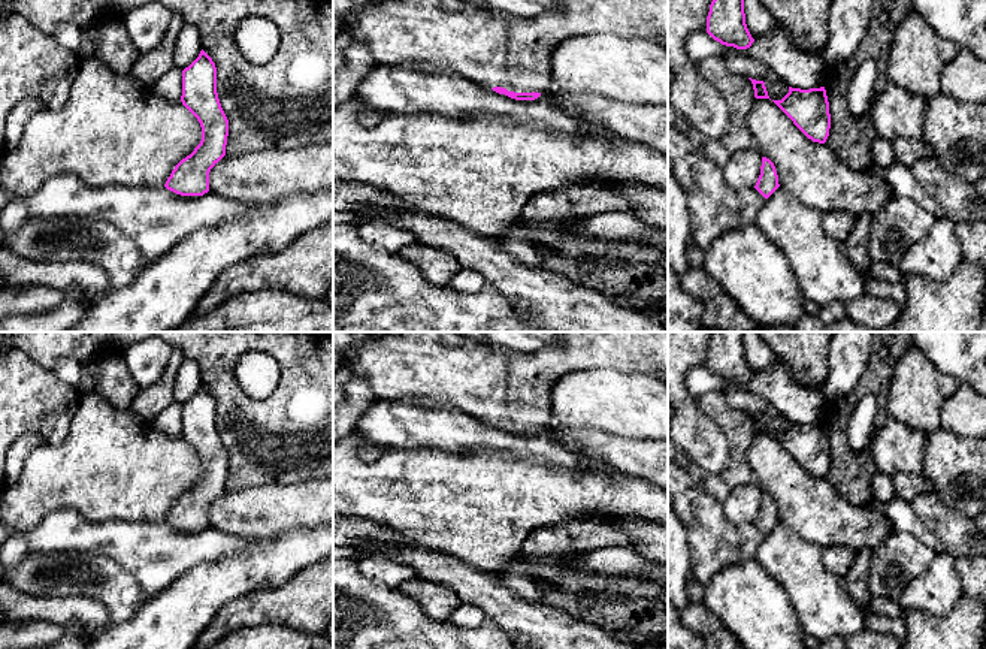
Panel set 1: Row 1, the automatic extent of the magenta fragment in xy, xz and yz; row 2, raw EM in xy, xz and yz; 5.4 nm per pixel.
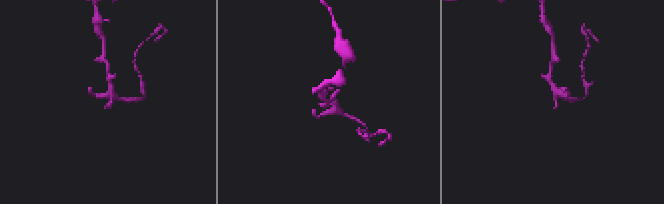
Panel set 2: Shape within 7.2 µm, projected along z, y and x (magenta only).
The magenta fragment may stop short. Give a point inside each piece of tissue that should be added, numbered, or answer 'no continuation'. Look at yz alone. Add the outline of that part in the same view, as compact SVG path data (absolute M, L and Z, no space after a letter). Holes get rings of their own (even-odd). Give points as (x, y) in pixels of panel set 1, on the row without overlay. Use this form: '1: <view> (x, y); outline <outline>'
1: yz (714, 543); outline M674 462L668 464L668 496L687 532L690 574L701 585L722 568L756 558L766 534L754 522L731 523L723 504Z

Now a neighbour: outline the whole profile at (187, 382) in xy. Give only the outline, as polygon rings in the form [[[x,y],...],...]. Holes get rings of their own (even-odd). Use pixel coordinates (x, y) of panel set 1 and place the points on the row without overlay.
[[[185,359],[172,384],[173,401],[184,405],[199,392],[200,386],[202,375],[197,362]]]

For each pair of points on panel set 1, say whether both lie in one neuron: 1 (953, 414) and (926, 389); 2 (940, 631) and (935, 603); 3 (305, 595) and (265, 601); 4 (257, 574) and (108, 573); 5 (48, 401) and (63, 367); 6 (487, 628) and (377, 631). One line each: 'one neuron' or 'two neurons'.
1: two neurons
2: two neurons
3: one neuron
4: two neurons
5: two neurons
6: one neuron

